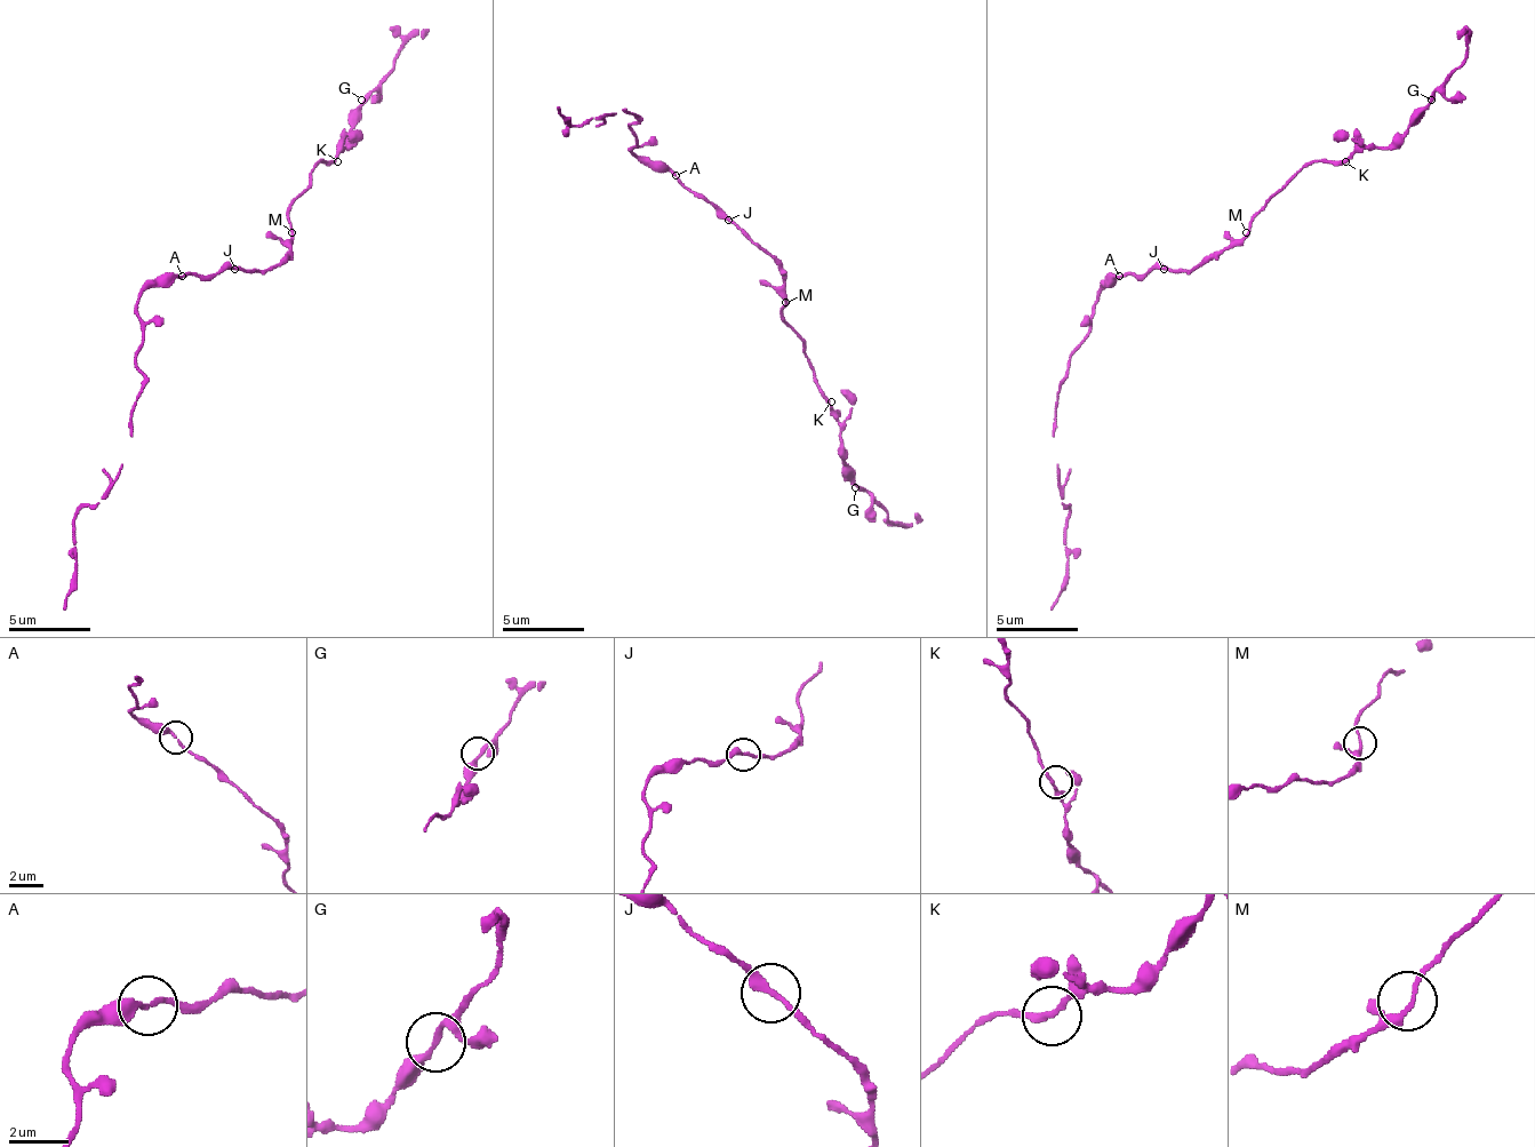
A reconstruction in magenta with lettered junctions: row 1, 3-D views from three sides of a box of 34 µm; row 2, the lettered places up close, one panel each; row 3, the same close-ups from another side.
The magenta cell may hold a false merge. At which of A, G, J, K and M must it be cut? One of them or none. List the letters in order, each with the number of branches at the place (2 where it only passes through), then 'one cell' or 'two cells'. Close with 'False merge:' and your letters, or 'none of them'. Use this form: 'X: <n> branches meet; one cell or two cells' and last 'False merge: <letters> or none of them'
A: 2 branches meet; one cell
G: 2 branches meet; one cell
J: 2 branches meet; one cell
K: 2 branches meet; one cell
M: 2 branches meet; one cell
False merge: none of them

